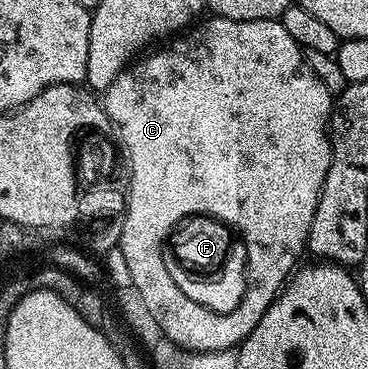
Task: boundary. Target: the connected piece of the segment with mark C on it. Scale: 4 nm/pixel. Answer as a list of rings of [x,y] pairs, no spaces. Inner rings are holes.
[[[216,16],[207,18],[198,21],[188,32],[174,37],[170,41],[174,41],[170,46],[165,46],[162,50],[155,51],[154,54],[146,53],[144,56],[138,57],[136,61],[126,66],[120,76],[103,92],[105,115],[109,118],[109,125],[117,131],[121,153],[127,163],[127,201],[125,216],[119,222],[119,226],[121,226],[119,249],[127,259],[131,280],[135,284],[135,288],[139,288],[139,296],[143,296],[143,304],[147,304],[151,316],[155,316],[162,335],[168,338],[174,347],[185,352],[215,352],[216,350],[232,350],[240,347],[255,328],[255,324],[259,324],[259,320],[263,320],[267,308],[281,293],[294,273],[295,267],[302,261],[302,259],[300,260],[301,253],[303,255],[306,253],[311,232],[311,220],[315,220],[315,208],[319,204],[323,180],[327,176],[327,168],[331,164],[331,152],[333,151],[329,147],[327,127],[329,114],[333,111],[334,95],[330,94],[327,88],[323,88],[323,80],[319,80],[319,76],[315,76],[315,72],[311,72],[305,59],[305,51],[301,49],[299,43],[291,40],[291,35],[288,34],[287,28],[283,28],[281,21],[276,18],[267,20],[227,20]],[[269,166],[277,166],[278,172],[281,173],[281,179],[278,182]],[[190,216],[216,218],[217,221],[224,222],[226,226],[236,231],[245,241],[247,277],[243,300],[239,300],[239,308],[231,308],[231,312],[226,314],[216,314],[203,308],[203,304],[195,304],[195,300],[191,300],[191,296],[186,296],[179,288],[179,284],[175,284],[171,280],[171,276],[163,264],[161,247],[165,245],[165,240],[169,237],[170,229]]]

